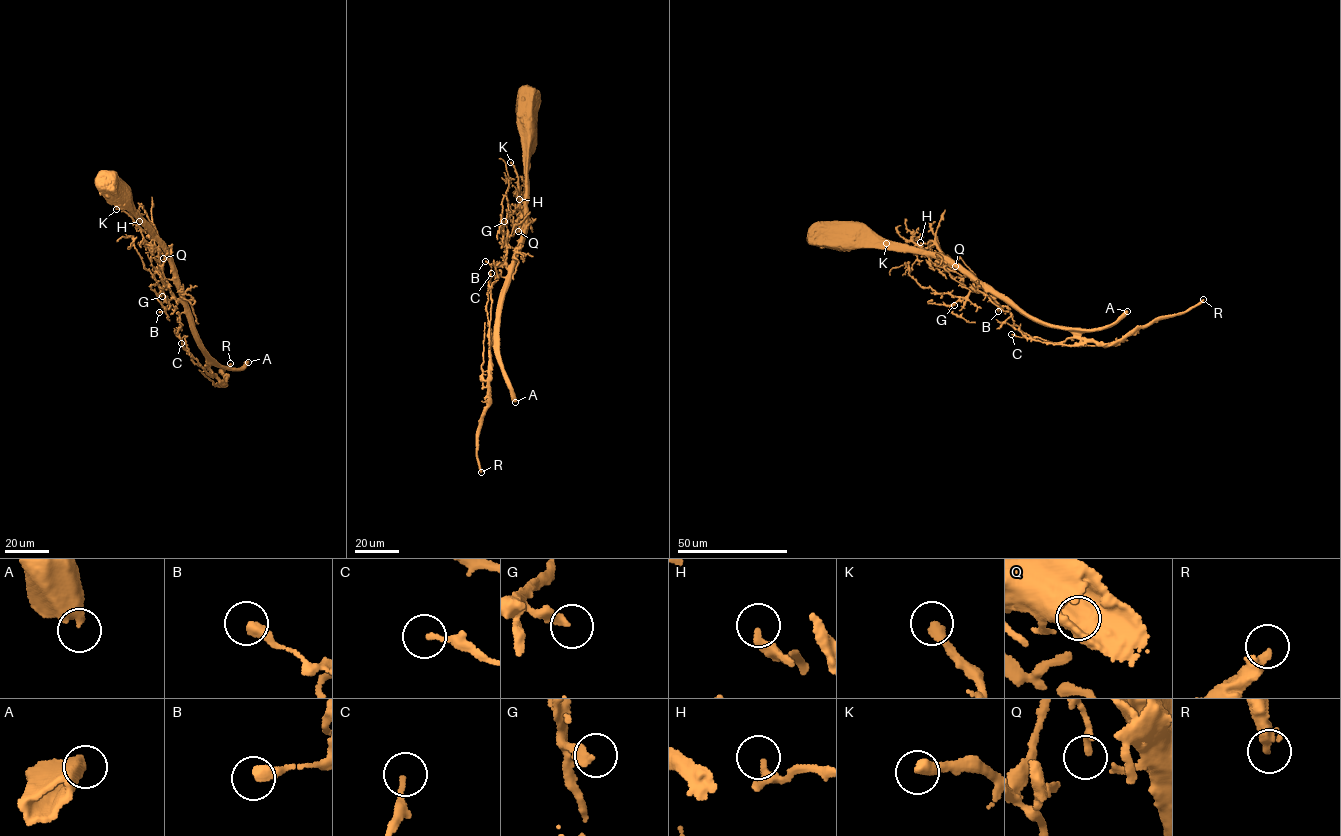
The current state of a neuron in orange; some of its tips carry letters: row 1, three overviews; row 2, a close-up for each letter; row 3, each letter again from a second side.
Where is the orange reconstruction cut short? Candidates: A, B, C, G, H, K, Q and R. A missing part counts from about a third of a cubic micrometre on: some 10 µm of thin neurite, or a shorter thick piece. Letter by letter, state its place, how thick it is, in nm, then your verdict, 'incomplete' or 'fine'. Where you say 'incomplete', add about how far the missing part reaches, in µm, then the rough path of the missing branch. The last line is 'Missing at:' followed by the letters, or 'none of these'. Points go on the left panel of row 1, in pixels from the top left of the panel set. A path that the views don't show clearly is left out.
A: place (248, 362); calibre 550 nm; fine
B: place (159, 312); calibre 400 nm; fine
C: place (181, 343); calibre 150 nm; fine
G: place (162, 296); calibre 240 nm; fine
H: place (139, 221); calibre 260 nm; fine
K: place (116, 209); calibre 360 nm; incomplete; missing 15 µm
Q: place (163, 258); calibre 170 nm; fine
R: place (230, 363); calibre 320 nm; fine
Missing at: K

